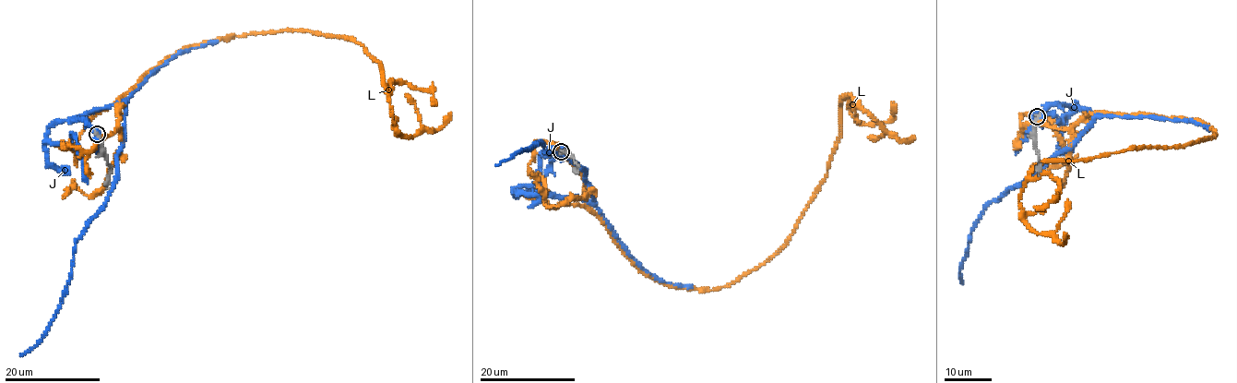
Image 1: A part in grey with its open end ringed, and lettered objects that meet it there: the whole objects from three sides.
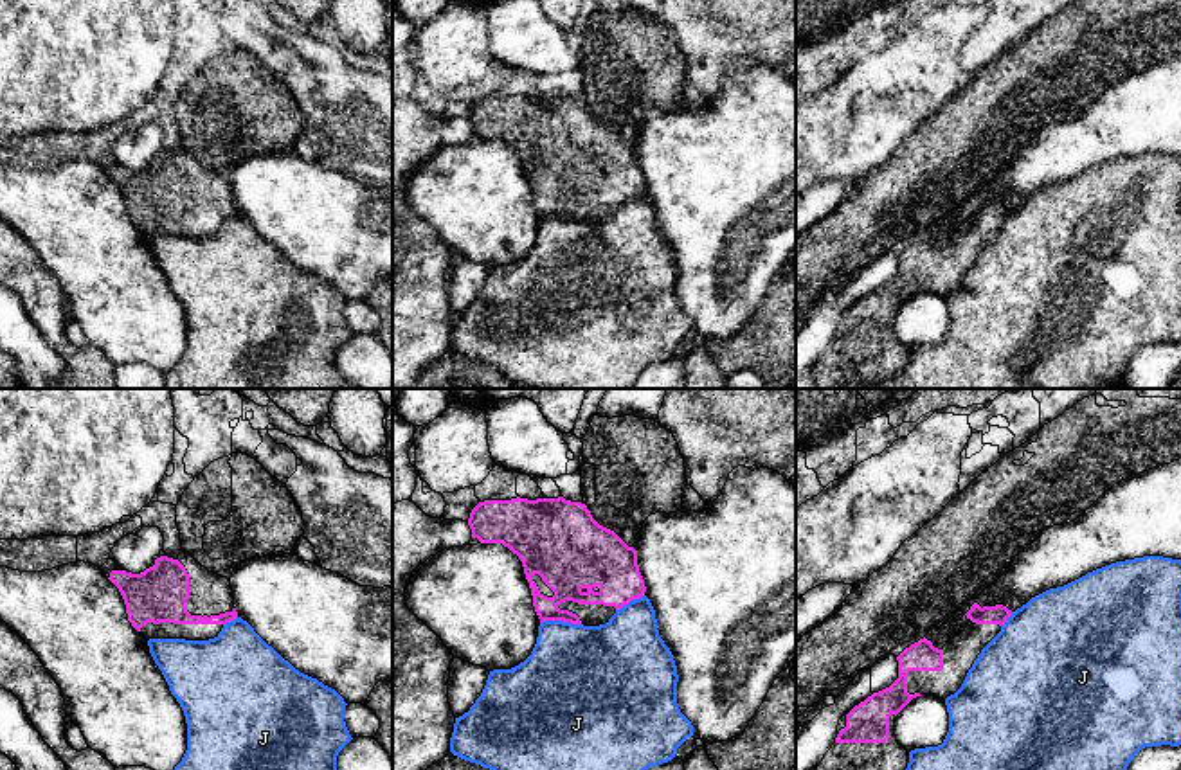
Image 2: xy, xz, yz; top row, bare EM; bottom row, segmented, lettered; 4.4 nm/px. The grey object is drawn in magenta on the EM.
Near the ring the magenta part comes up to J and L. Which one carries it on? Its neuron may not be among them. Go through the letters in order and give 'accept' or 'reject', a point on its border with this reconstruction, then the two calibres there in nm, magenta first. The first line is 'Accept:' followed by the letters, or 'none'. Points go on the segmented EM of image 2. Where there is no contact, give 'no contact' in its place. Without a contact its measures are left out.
Accept: none
J: reject | xz (560, 619) | 260/440 nm
L: reject | no contact

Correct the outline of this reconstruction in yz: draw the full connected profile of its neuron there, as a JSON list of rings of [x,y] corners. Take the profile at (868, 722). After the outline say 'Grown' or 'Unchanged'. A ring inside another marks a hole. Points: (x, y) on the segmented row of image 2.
[[[1003,604],[979,606],[965,613],[972,621],[938,649],[925,637],[898,657],[898,678],[873,693],[846,714],[846,727],[816,770],[906,770],[909,752],[897,741],[895,718],[916,696],[954,694],[981,649],[1012,615]]]. Grown

